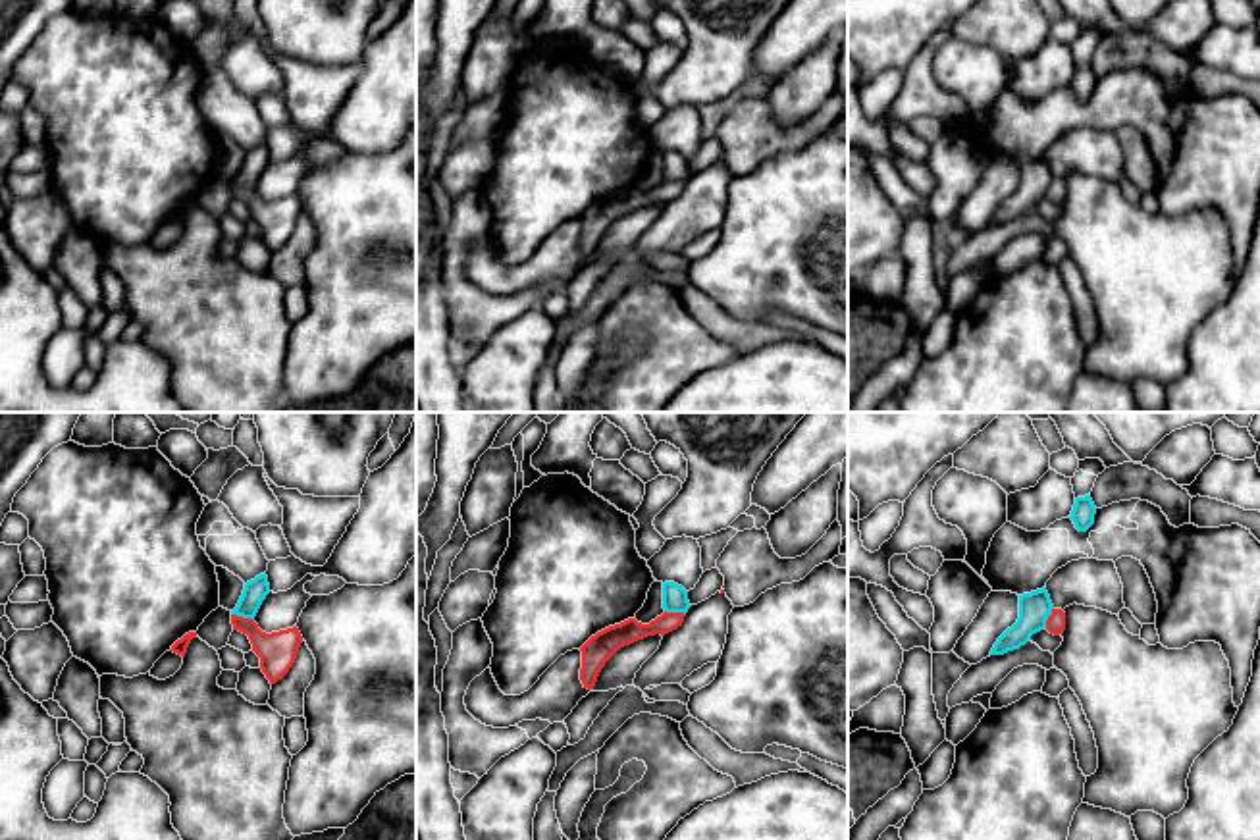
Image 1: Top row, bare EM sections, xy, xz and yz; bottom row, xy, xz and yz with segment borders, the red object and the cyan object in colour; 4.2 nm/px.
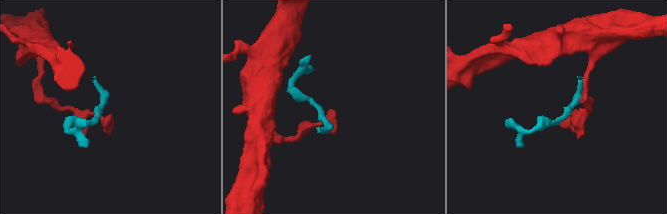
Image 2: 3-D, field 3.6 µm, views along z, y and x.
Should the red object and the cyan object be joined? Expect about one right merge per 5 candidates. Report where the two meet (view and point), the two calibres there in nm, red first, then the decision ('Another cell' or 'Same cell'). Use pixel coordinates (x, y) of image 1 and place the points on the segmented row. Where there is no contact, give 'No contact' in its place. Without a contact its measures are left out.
Touches red at xy (243, 619). Thickness 160 nm (red) against 100 nm. Another cell

